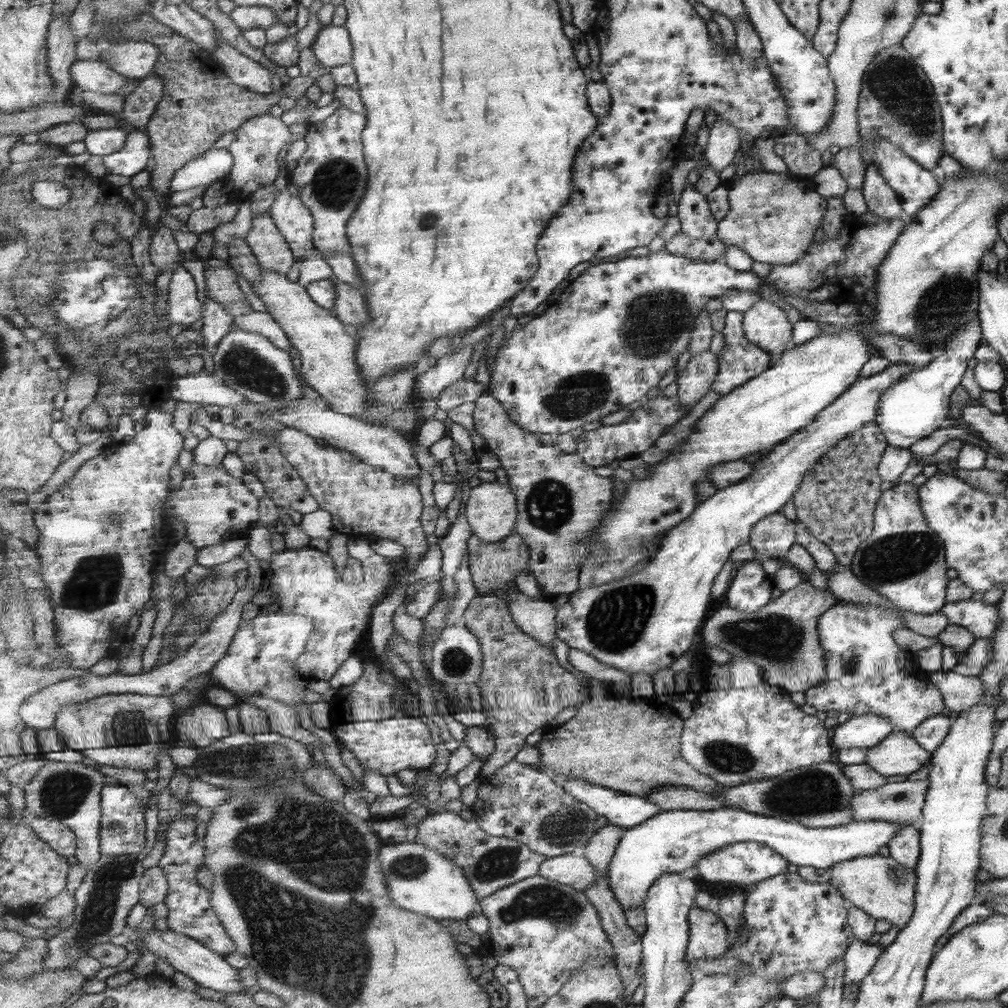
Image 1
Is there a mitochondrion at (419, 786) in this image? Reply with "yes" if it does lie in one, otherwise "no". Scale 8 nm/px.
no

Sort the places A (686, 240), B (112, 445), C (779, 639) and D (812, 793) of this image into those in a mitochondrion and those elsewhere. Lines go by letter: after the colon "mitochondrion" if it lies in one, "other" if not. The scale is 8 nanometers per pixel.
A: other
B: other
C: mitochondrion
D: mitochondrion

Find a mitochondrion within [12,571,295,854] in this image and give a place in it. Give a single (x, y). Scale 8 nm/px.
(61, 793)

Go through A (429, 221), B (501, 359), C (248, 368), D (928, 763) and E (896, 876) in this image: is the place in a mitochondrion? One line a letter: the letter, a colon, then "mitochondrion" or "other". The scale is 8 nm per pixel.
A: mitochondrion
B: other
C: mitochondrion
D: other
E: mitochondrion

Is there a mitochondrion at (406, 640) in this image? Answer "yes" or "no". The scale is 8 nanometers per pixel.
no

